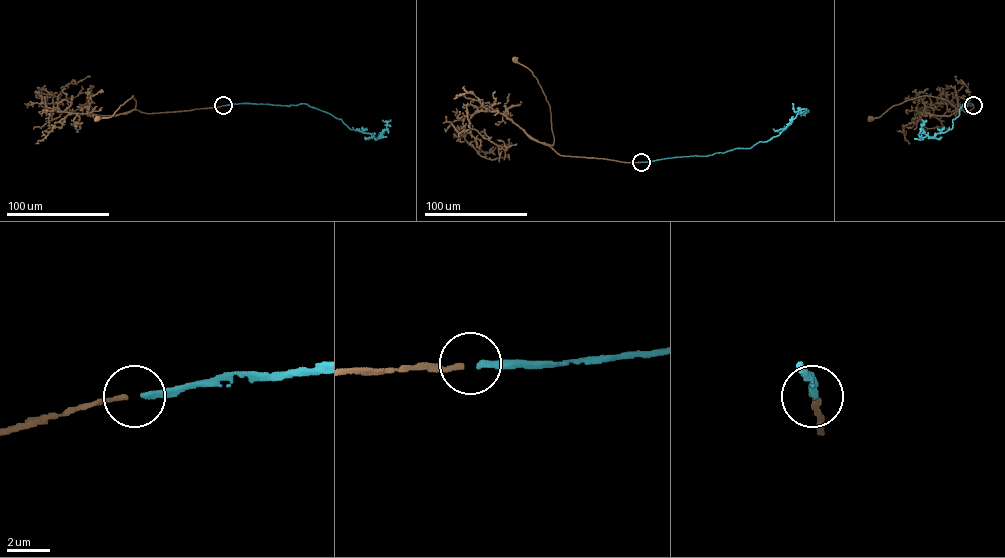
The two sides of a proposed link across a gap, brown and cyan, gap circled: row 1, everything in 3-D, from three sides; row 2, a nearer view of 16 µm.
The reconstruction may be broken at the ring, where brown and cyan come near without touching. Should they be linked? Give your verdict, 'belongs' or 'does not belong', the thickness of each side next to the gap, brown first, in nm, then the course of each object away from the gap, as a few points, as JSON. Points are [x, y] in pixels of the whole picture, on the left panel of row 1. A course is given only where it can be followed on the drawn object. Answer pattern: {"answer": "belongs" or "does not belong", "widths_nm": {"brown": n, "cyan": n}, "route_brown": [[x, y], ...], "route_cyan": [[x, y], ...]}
{"answer": "belongs", "widths_nm": {"brown": 200, "cyan": 280}, "route_brown": [[223, 105], [157, 113], [133, 109], [123, 114], [135, 109], [133, 95], [111, 116], [96, 118]], "route_cyan": [[224, 105], [306, 103], [340, 119], [350, 129], [376, 138], [386, 129], [387, 122], [382, 120]]}

